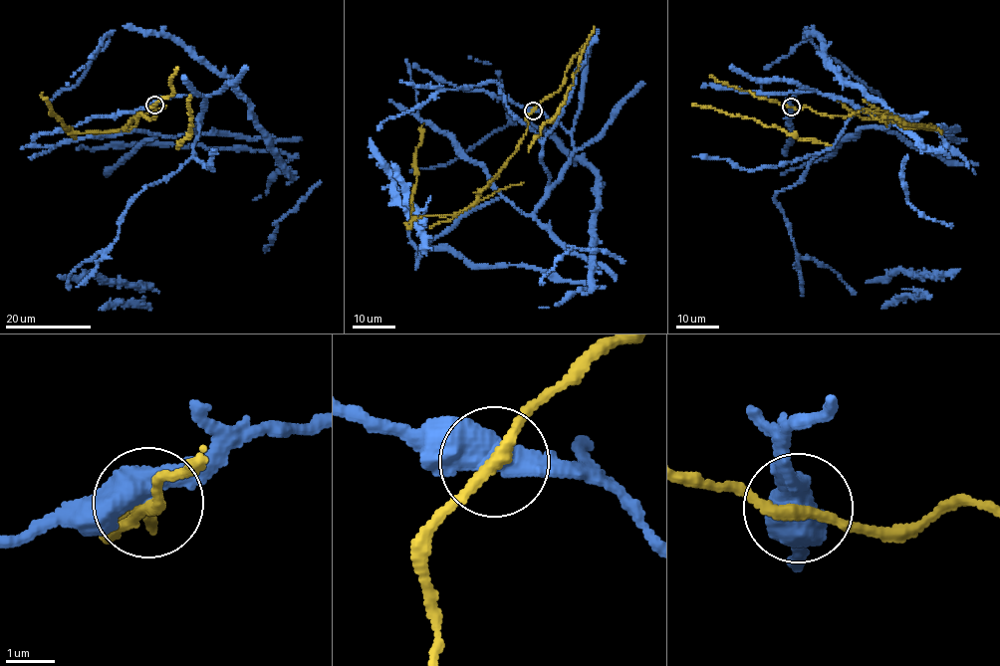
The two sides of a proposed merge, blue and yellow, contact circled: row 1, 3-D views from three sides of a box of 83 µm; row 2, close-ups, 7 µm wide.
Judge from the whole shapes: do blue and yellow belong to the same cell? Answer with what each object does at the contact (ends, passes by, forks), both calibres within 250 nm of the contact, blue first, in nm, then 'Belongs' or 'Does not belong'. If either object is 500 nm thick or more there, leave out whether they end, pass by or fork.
Thickness 500 nm (blue) against 240 nm. Does not belong

